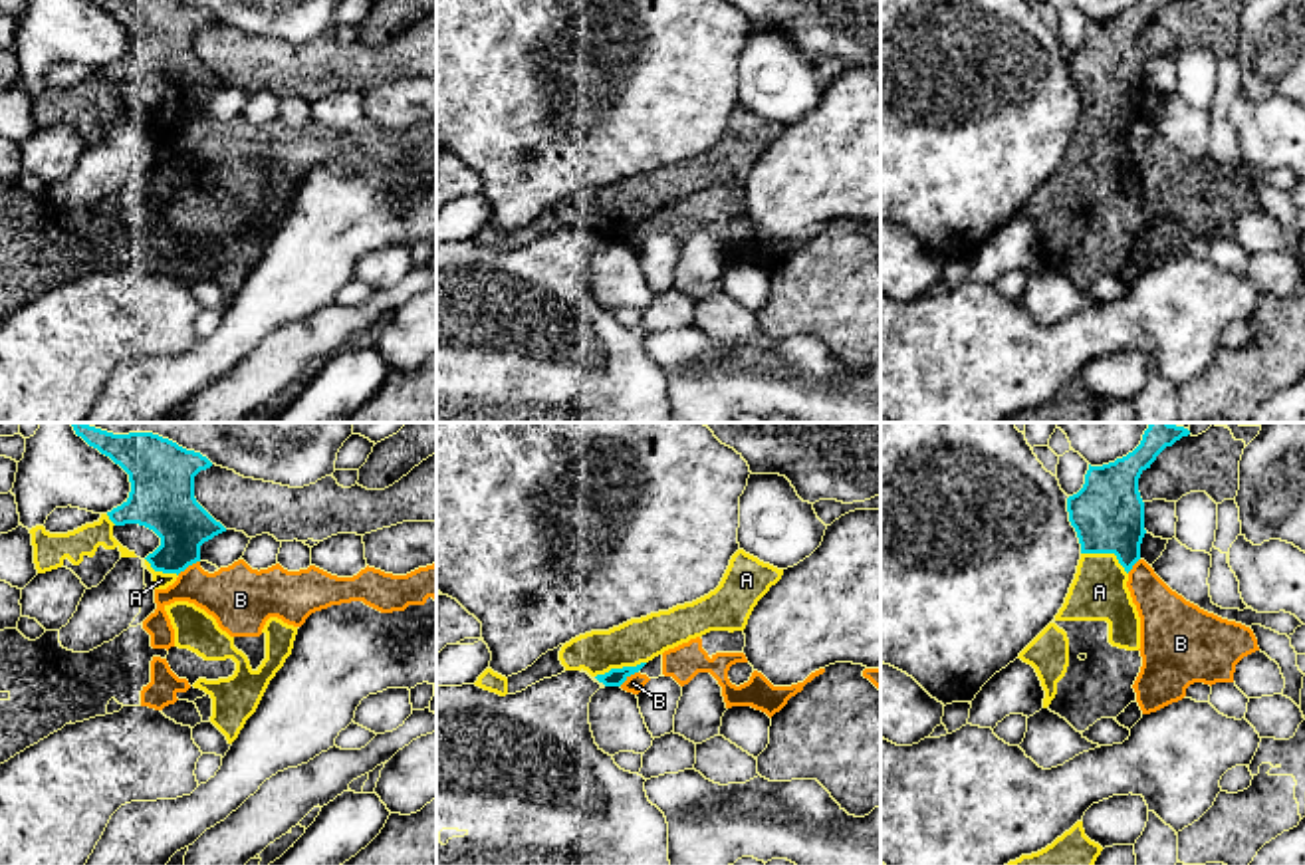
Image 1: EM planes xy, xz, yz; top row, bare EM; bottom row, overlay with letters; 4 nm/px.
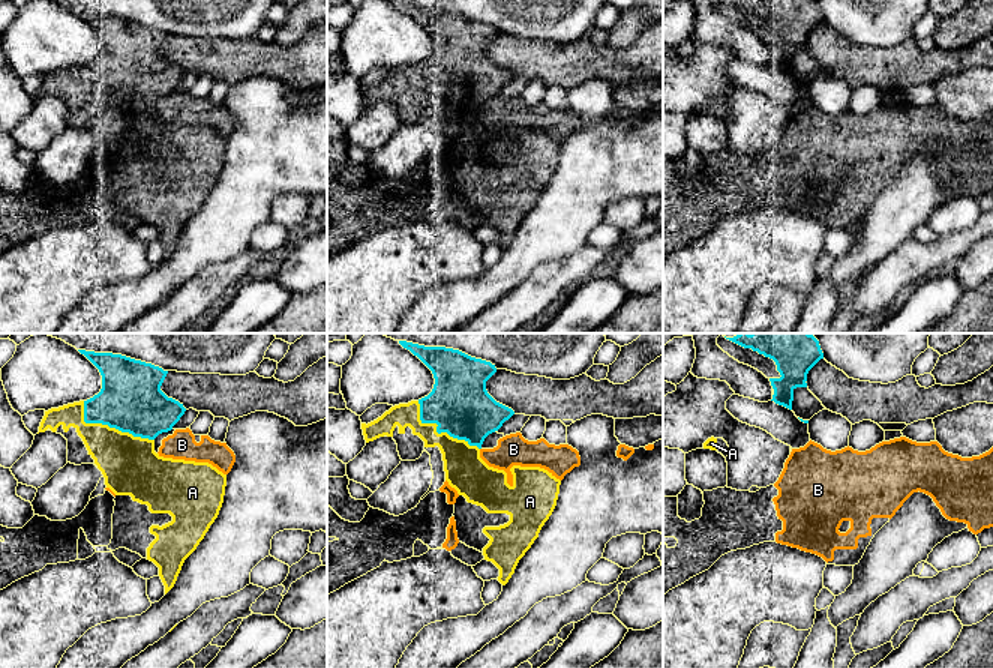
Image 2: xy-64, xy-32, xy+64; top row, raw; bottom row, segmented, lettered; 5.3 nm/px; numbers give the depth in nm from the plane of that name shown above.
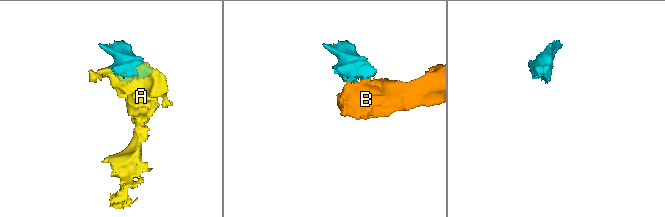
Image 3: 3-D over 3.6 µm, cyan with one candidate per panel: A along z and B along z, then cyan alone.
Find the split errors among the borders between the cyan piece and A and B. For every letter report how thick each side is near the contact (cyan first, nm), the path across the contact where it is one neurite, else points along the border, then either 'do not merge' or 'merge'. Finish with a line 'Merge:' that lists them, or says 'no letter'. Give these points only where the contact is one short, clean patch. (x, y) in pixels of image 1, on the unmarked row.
A: 300 nm thick on the cyan side, 220 nm on the other; merge
B: 220 nm thick on the cyan side, 260 nm on the other; border along xy (199, 116), (177, 129); do not merge
Merge: A

